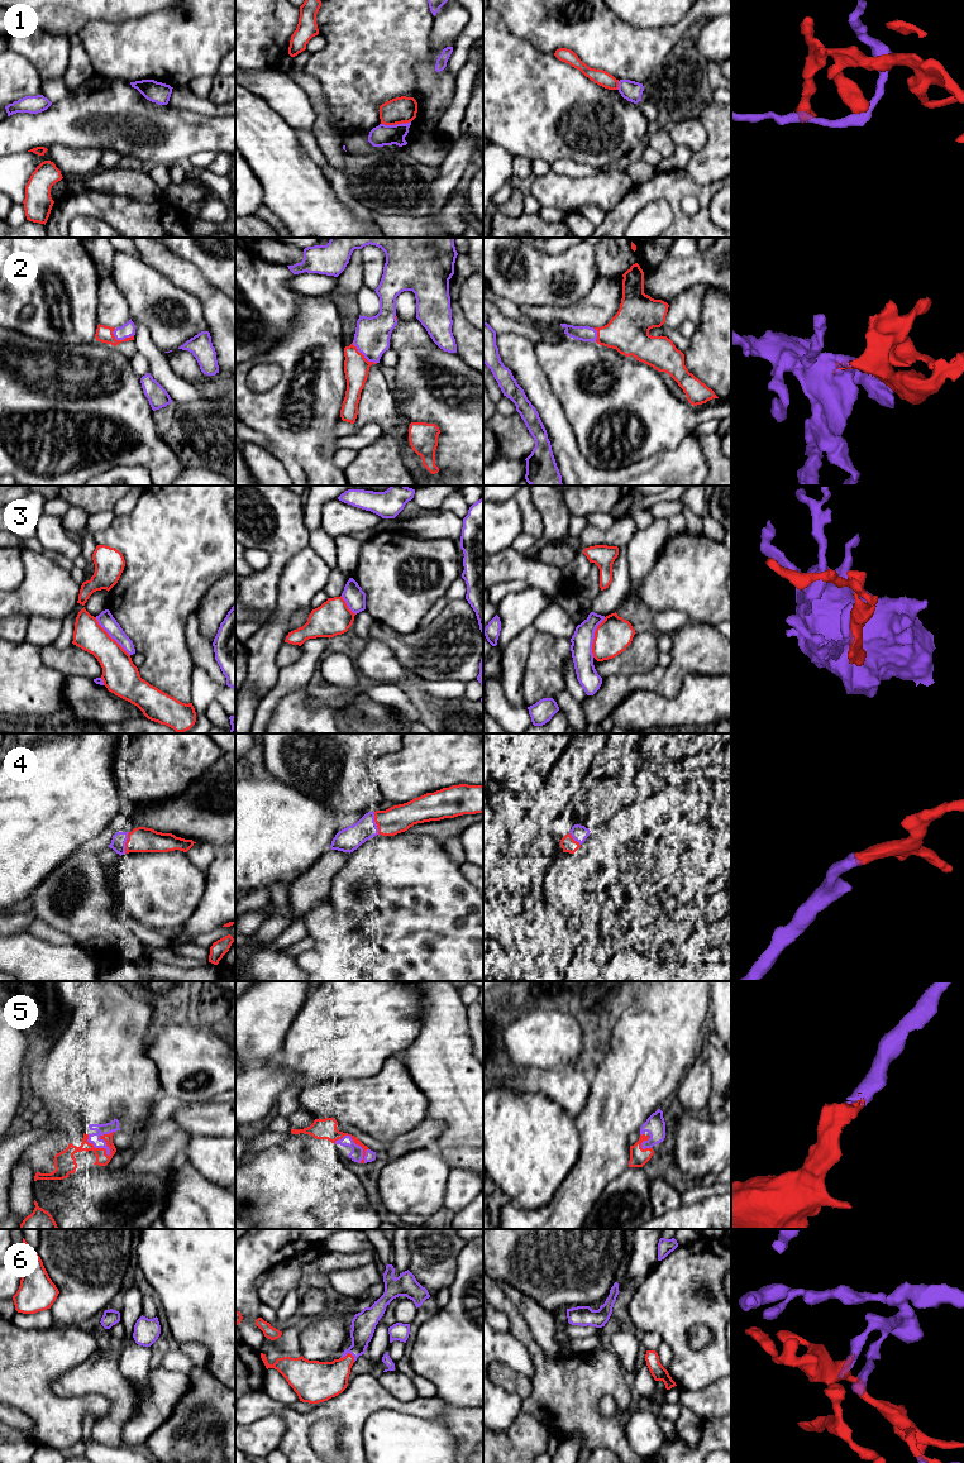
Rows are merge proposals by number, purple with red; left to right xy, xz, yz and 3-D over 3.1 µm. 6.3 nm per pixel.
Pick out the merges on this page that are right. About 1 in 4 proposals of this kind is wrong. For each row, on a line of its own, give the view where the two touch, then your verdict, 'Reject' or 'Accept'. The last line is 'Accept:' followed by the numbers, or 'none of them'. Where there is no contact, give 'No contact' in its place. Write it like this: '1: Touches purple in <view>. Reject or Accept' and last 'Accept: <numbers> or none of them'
1: Touches purple in xz. Reject
2: Touches purple in xz. Accept
3: Touches purple in yz. Accept
4: Touches purple in xz. Accept
5: Touches purple in xy. Accept
6: Touches purple in xz. Accept
Accept: 2, 3, 4, 5, 6

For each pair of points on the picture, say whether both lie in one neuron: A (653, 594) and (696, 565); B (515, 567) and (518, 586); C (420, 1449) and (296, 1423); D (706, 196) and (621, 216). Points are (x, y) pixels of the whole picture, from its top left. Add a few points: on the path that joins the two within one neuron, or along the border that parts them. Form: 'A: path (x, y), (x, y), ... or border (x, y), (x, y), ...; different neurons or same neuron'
A: path (663, 588), (686, 575); same neuron
B: border (496, 583), (525, 581), (530, 586); different neurons
C: border (377, 1410), (364, 1424), (363, 1449); different neurons
D: path (685, 189), (655, 189), (643, 195); same neuron

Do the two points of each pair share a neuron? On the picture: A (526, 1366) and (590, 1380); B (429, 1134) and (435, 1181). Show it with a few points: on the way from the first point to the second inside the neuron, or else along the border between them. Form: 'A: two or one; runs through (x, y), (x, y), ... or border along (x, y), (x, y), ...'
A: two; border along (519, 1340), (526, 1349), (533, 1365), (531, 1380)
B: two; border along (432, 1147), (413, 1150), (401, 1155)

